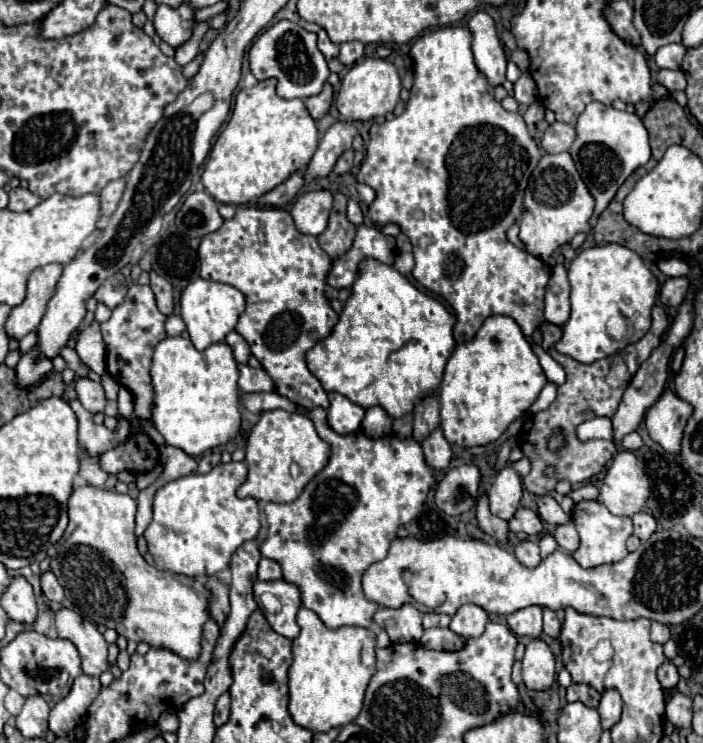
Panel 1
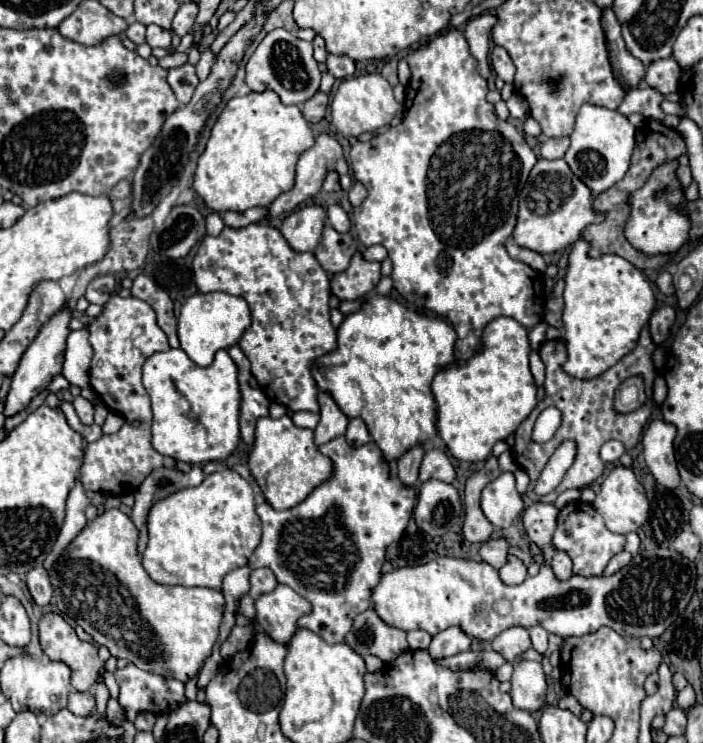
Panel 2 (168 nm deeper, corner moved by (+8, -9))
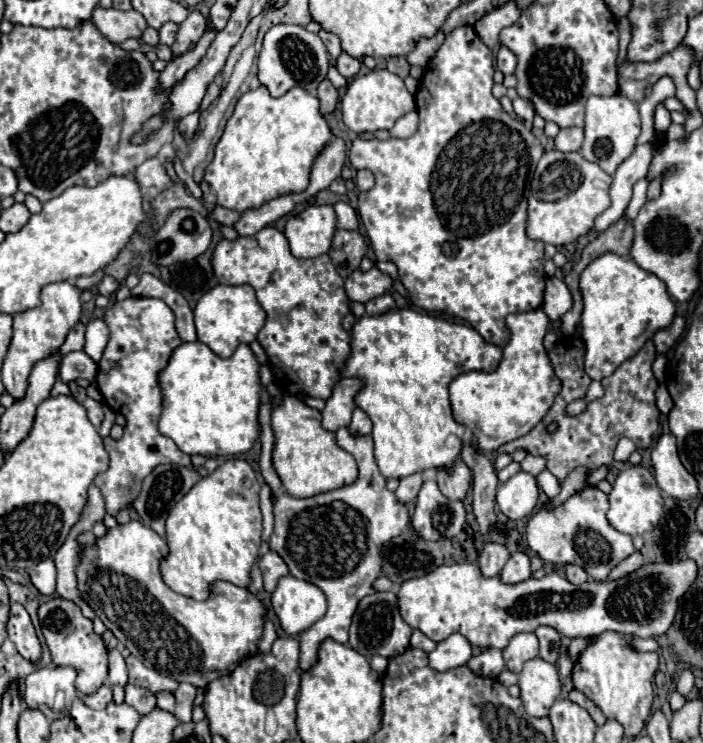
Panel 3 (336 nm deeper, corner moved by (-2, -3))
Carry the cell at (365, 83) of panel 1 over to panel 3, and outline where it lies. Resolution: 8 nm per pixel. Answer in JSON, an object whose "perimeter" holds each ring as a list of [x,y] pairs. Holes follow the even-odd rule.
{"perimeter":[[[374,69],[362,77],[354,77],[346,89],[346,95],[342,99],[342,113],[344,113],[344,123],[348,129],[354,133],[364,133],[364,131],[378,131],[378,129],[392,129],[392,125],[406,113],[414,111],[414,95],[408,93],[404,87],[404,81],[390,73],[388,69]]]}

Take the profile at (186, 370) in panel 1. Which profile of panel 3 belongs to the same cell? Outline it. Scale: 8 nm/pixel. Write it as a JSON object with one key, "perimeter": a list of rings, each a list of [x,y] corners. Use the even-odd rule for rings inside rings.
{"perimeter":[[[194,341],[182,343],[174,349],[168,367],[160,373],[160,387],[164,391],[164,409],[160,417],[160,433],[170,437],[176,447],[188,455],[200,453],[206,457],[218,455],[236,455],[252,449],[260,435],[258,423],[258,407],[262,399],[262,383],[260,383],[260,363],[252,349],[242,343],[232,357],[218,357],[208,345]]]}

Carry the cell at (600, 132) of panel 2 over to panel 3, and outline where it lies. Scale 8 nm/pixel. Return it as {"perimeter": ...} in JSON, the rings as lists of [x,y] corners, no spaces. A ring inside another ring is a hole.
{"perimeter":[[[622,95],[612,97],[590,97],[586,103],[586,125],[584,125],[584,143],[582,143],[582,155],[598,163],[606,173],[614,173],[616,167],[628,159],[634,151],[636,139],[640,135],[640,113],[638,105]]]}

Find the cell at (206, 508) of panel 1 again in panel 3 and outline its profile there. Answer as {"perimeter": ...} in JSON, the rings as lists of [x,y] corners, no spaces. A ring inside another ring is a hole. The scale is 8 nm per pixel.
{"perimeter":[[[228,459],[214,473],[200,479],[170,511],[166,519],[166,541],[168,541],[168,557],[162,561],[162,577],[170,589],[192,597],[196,601],[204,601],[210,597],[210,589],[214,581],[230,581],[238,587],[250,585],[250,569],[258,561],[260,551],[260,535],[262,535],[262,513],[260,513],[260,483],[252,467],[242,459]]]}

